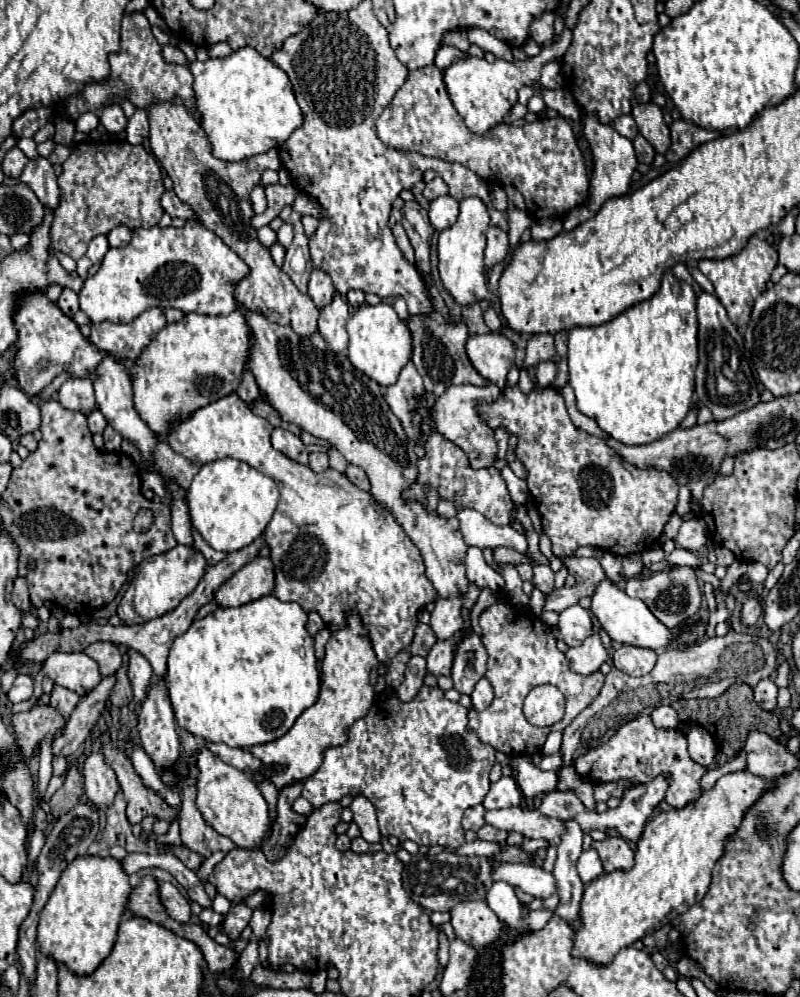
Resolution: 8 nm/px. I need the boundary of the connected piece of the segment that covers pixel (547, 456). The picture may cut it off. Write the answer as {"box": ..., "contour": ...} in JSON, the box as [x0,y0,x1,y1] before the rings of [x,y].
{"box":[477,385,679,557],"contour":[[[505,385],[495,401],[479,403],[477,411],[479,417],[493,431],[503,427],[509,435],[517,437],[515,455],[527,467],[529,493],[533,497],[533,503],[537,505],[537,511],[541,513],[543,533],[551,539],[553,553],[557,557],[571,555],[583,545],[599,547],[615,555],[643,553],[661,537],[663,525],[669,521],[677,505],[677,489],[679,489],[677,481],[667,471],[659,471],[655,467],[639,469],[637,465],[627,463],[601,437],[593,437],[577,429],[571,423],[569,413],[565,409],[565,401],[557,389],[553,387],[531,389],[531,393],[525,395],[519,389],[519,385],[515,387]]]}

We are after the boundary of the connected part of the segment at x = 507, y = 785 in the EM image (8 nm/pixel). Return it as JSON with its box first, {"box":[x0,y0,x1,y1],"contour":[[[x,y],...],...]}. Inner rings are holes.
{"box":[483,777,521,809],"contour":[[[501,777],[497,783],[491,783],[491,789],[483,799],[485,809],[517,807],[519,803],[521,803],[521,791],[513,777]]]}

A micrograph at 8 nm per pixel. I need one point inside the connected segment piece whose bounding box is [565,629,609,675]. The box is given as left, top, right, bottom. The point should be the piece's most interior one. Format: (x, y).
(585, 658)

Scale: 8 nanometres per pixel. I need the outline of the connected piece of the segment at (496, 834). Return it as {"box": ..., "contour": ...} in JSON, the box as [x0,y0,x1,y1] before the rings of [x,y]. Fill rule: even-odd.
{"box":[477,825,507,841],"contour":[[[483,825],[483,827],[477,831],[477,835],[479,835],[479,839],[483,839],[483,841],[505,841],[507,831],[499,831],[499,829],[491,827],[491,825]]]}

